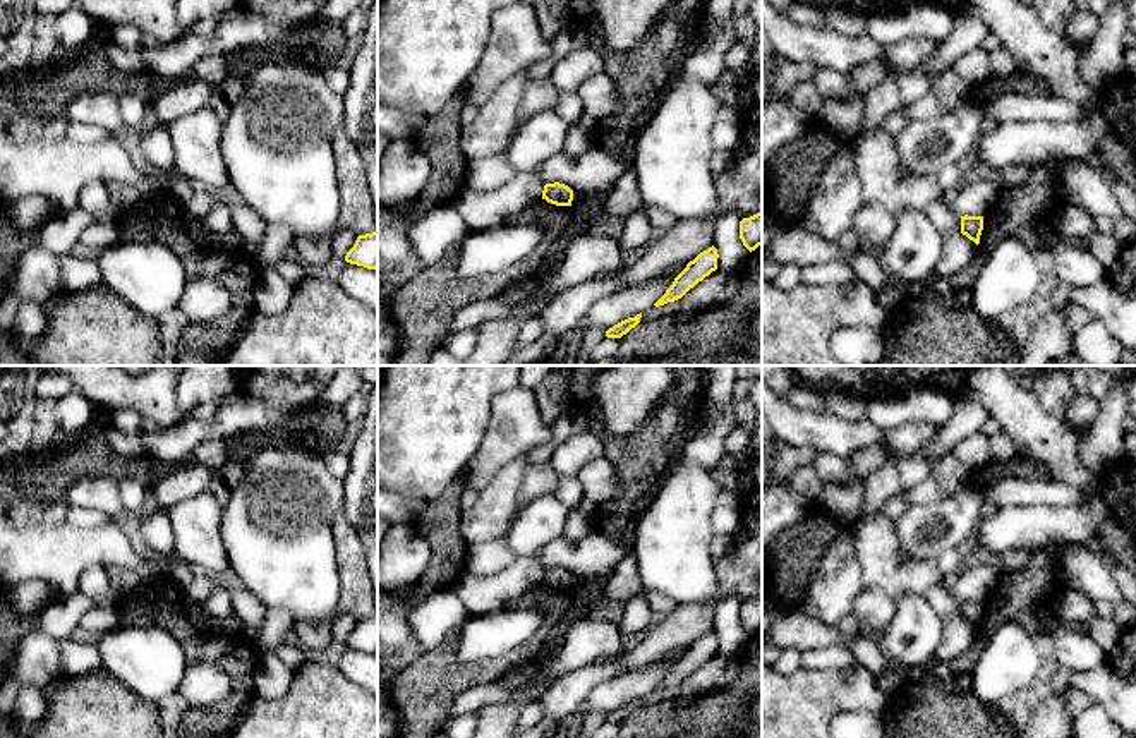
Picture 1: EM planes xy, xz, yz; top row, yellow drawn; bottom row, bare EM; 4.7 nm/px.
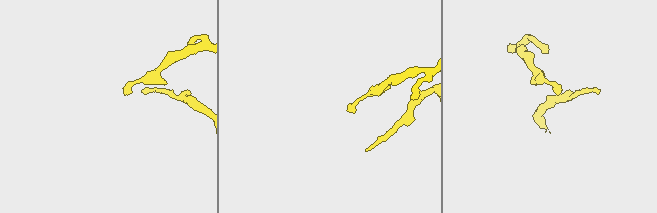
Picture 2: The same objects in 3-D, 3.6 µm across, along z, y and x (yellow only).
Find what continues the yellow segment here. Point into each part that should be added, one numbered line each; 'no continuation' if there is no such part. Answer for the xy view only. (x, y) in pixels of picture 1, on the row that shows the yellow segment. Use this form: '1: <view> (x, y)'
no continuation

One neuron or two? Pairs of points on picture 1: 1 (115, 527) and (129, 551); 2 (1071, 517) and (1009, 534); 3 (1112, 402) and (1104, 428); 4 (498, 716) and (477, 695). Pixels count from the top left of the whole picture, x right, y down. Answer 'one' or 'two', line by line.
1: one
2: one
3: one
4: two

